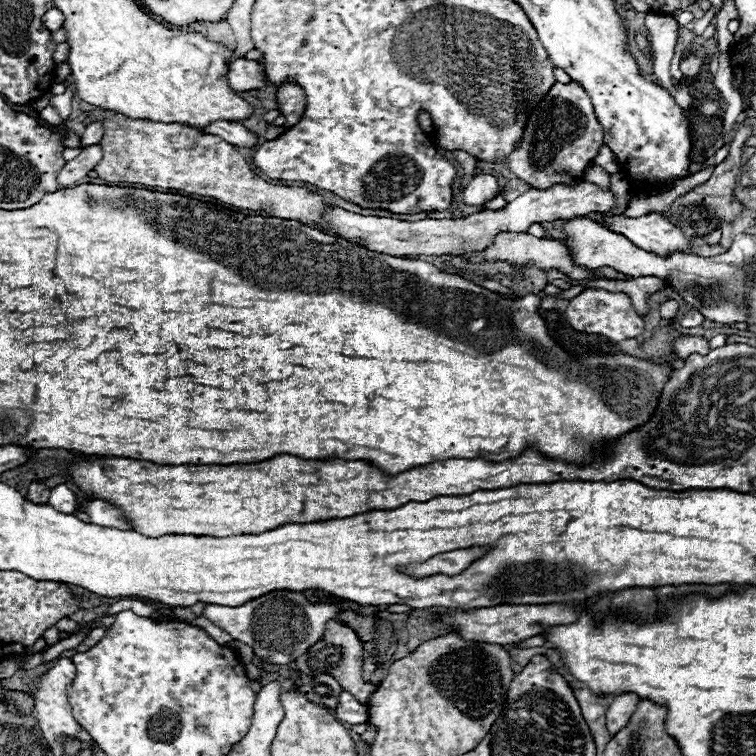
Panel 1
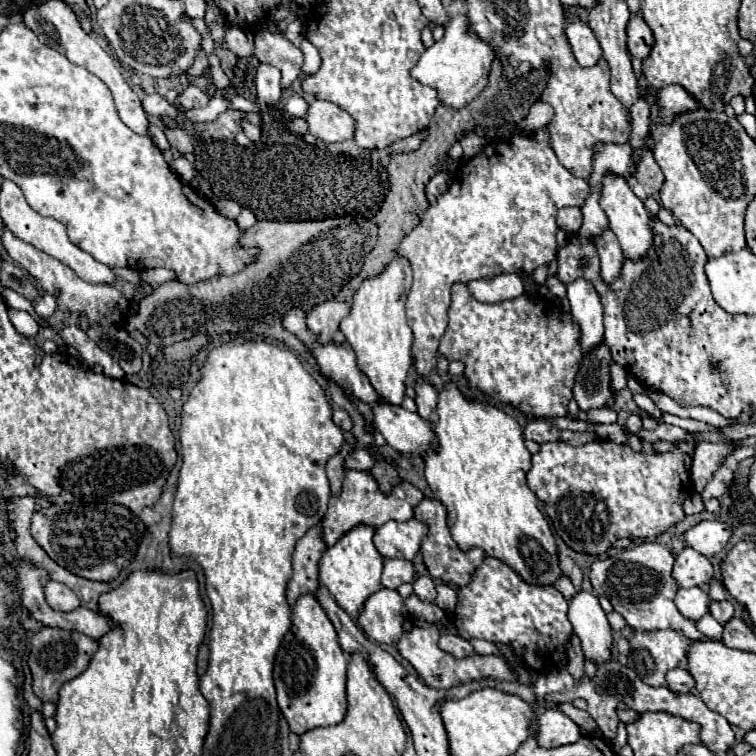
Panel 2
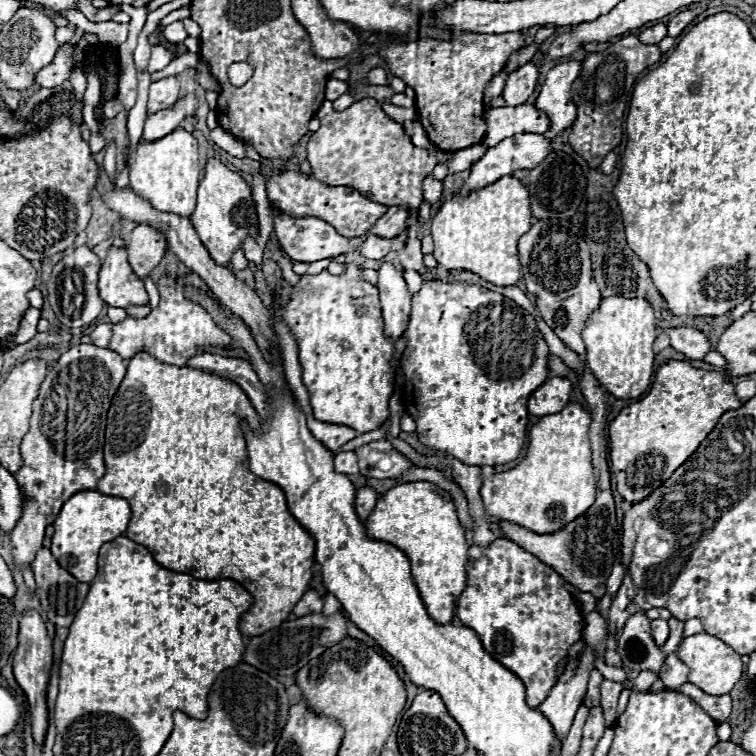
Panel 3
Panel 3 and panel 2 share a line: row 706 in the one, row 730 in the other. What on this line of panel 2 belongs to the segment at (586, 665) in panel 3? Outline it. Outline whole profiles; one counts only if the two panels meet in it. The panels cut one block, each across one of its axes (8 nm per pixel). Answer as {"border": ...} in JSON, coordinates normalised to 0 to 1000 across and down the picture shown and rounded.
{"border":[[[725,937],[712,947],[709,981],[717,989],[738,989],[746,984],[759,984],[767,976],[765,960],[741,939]]]}

